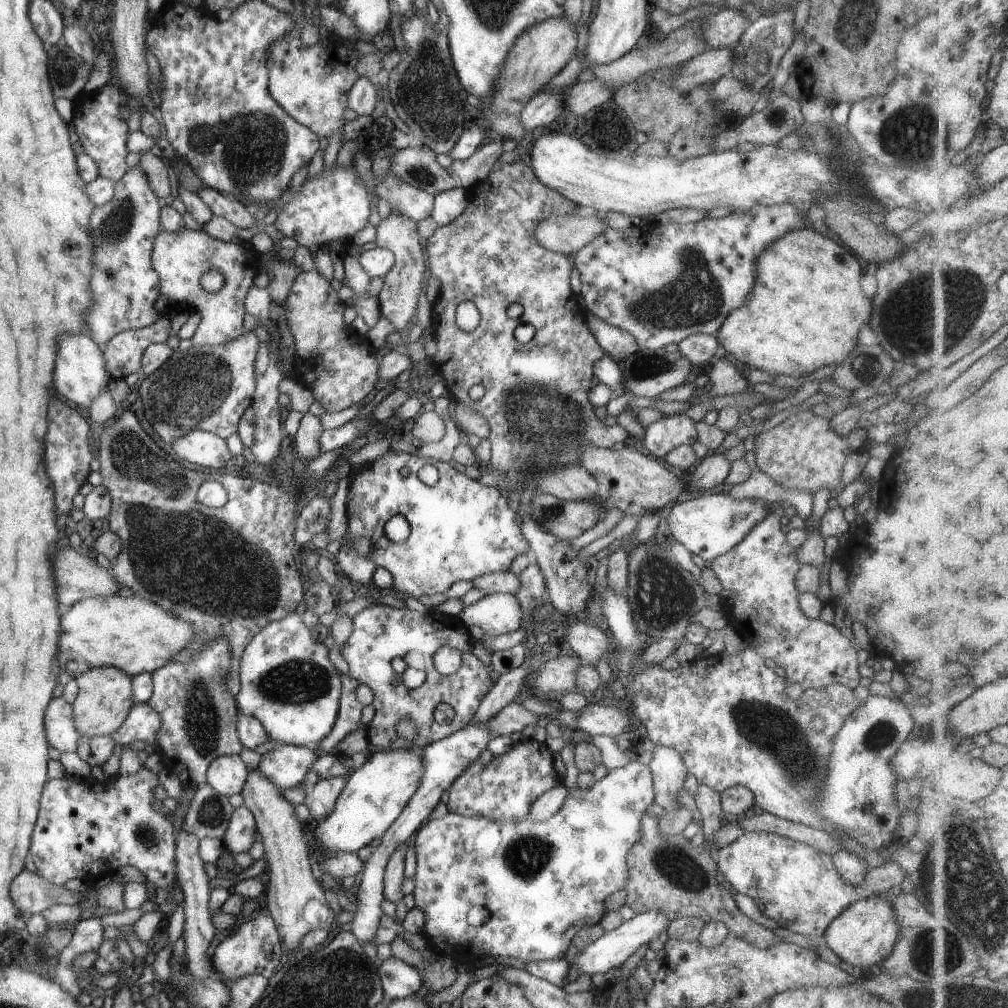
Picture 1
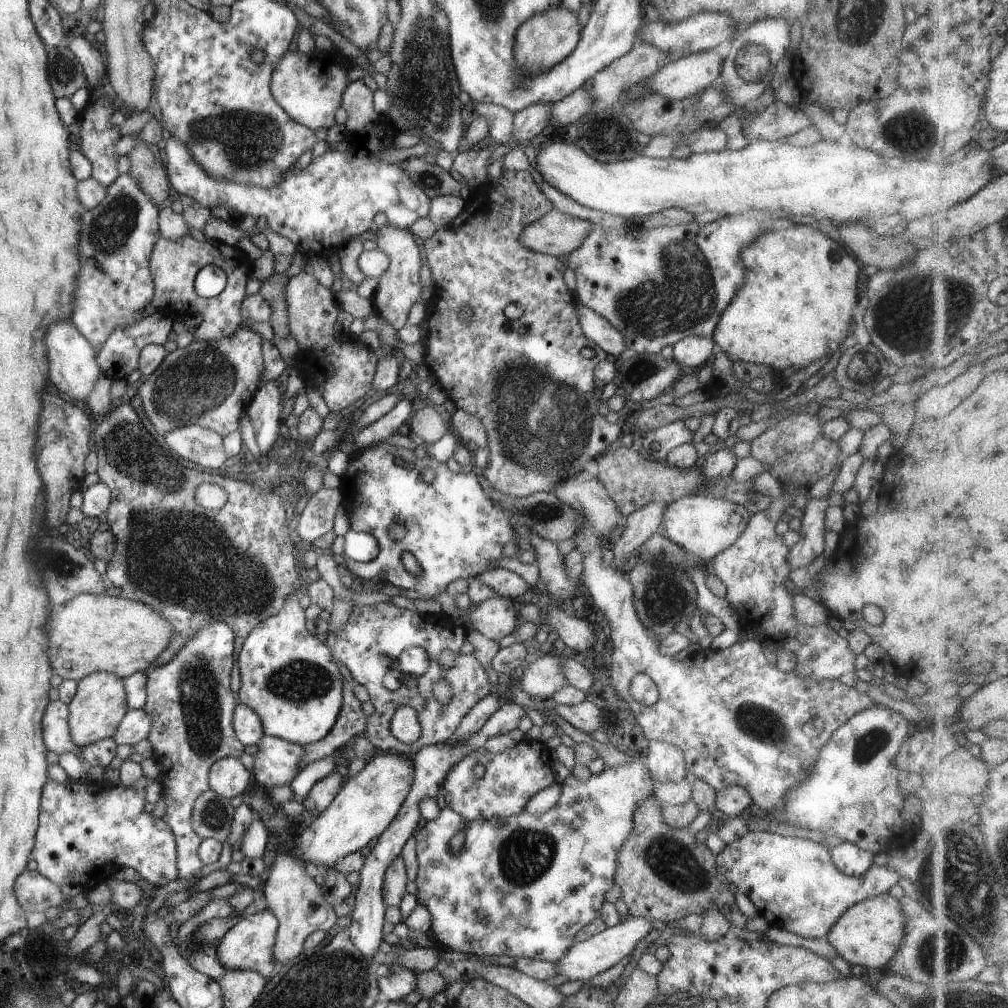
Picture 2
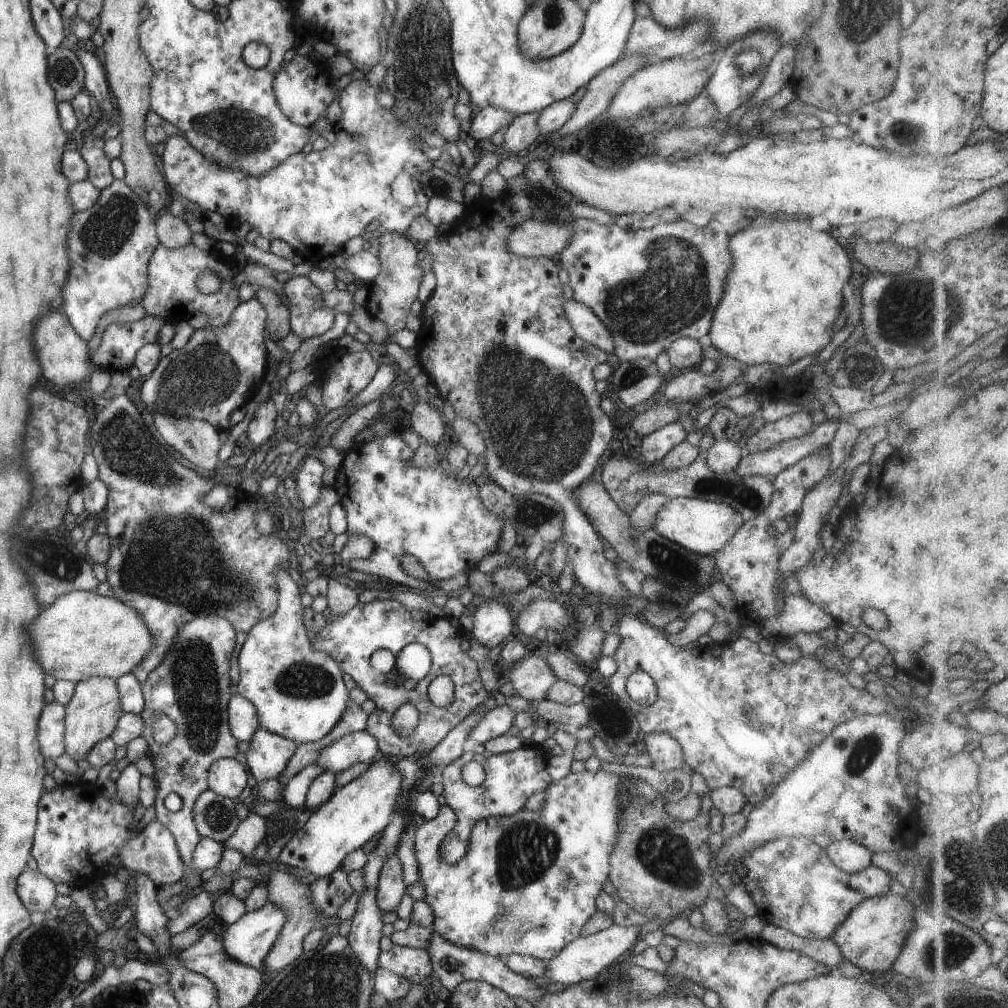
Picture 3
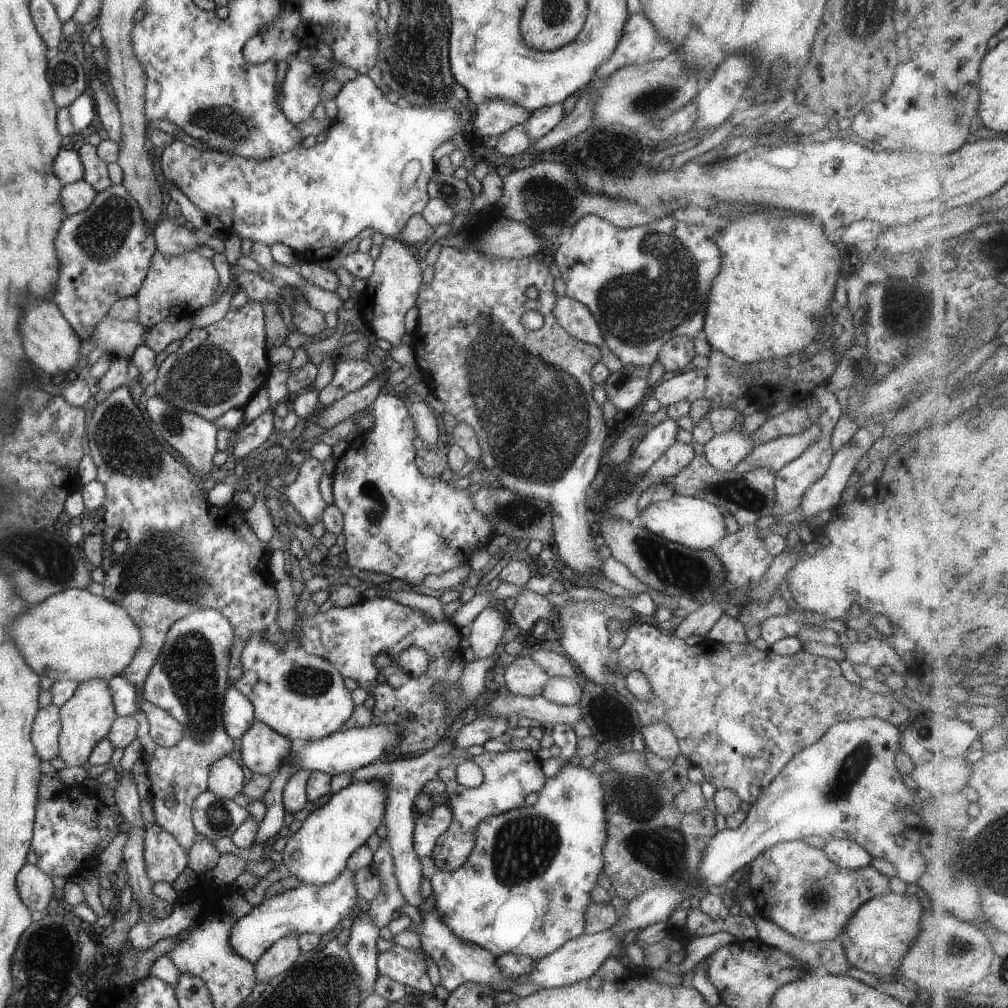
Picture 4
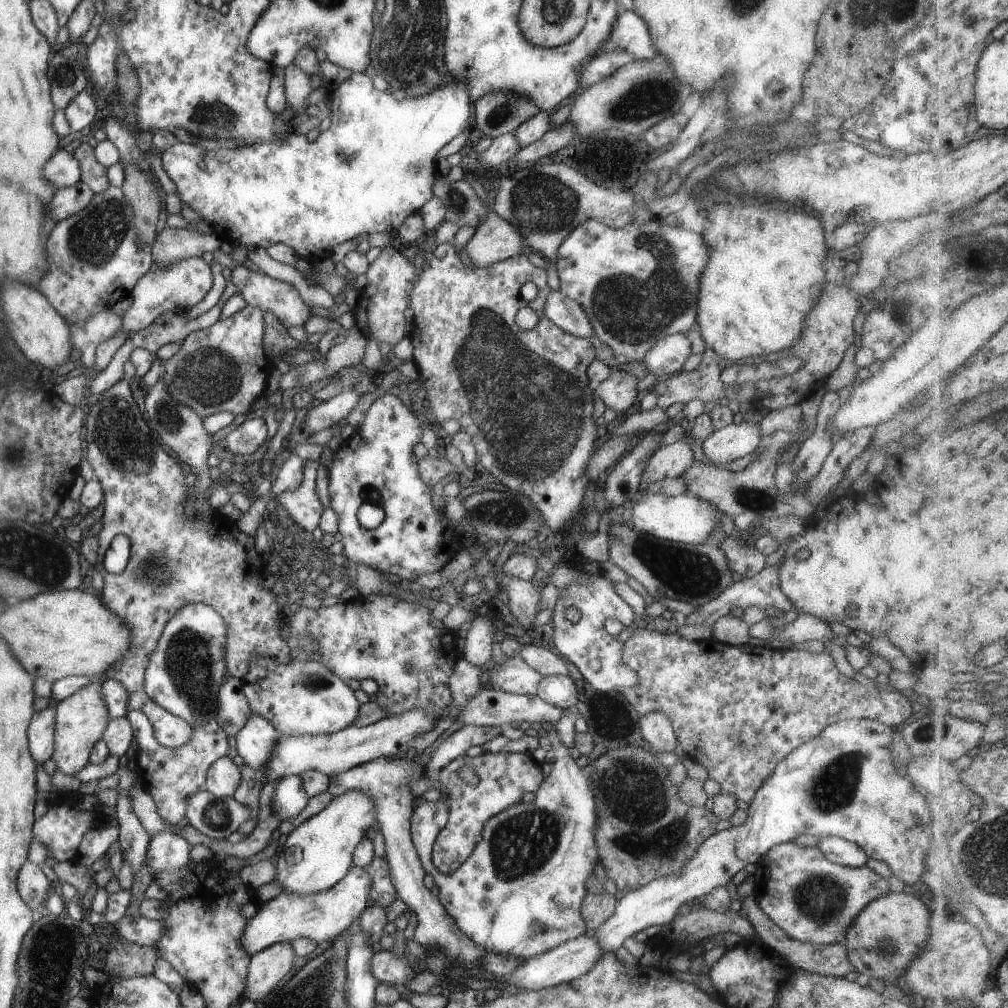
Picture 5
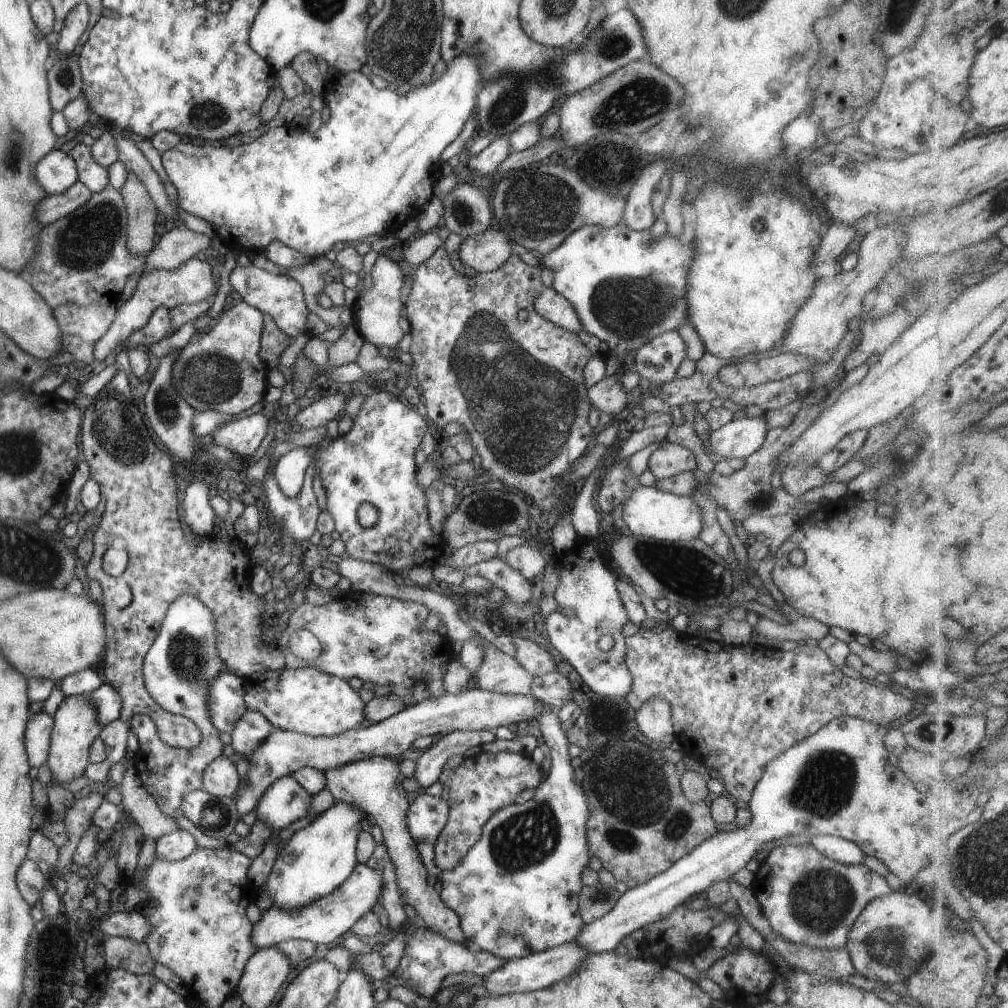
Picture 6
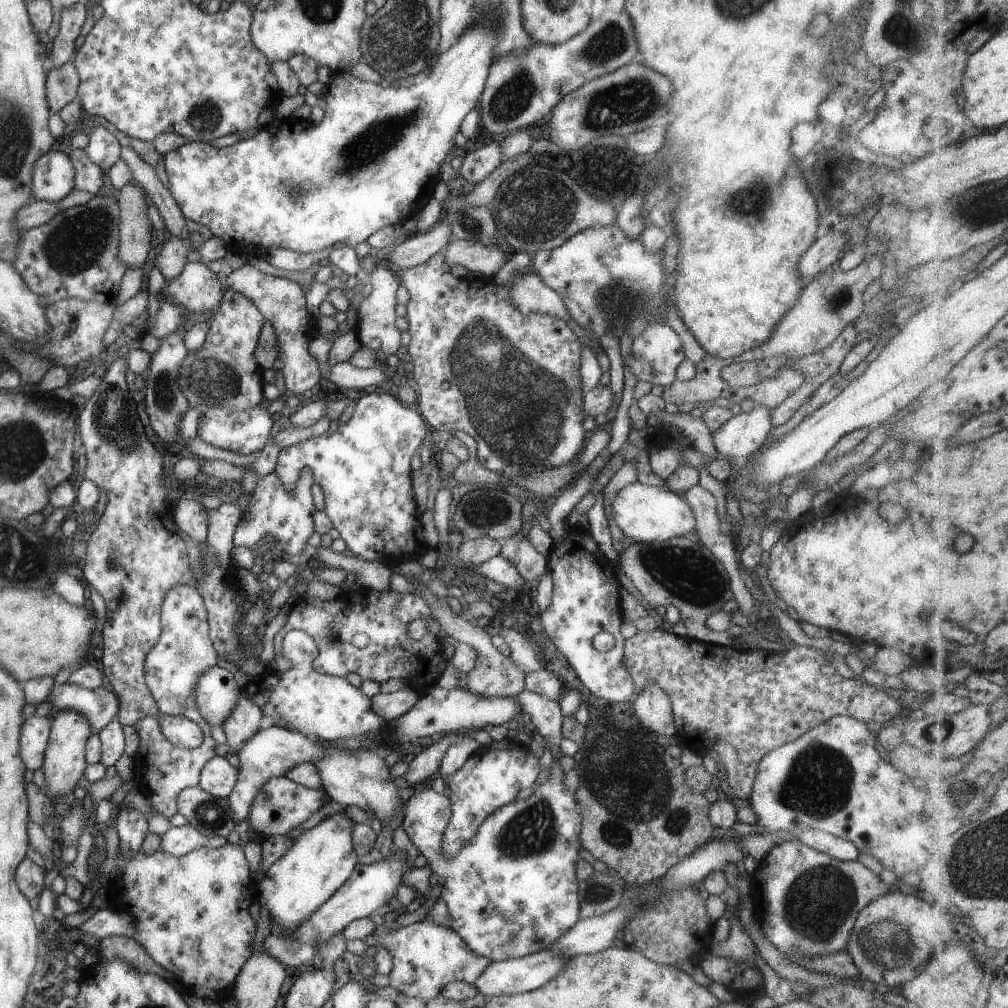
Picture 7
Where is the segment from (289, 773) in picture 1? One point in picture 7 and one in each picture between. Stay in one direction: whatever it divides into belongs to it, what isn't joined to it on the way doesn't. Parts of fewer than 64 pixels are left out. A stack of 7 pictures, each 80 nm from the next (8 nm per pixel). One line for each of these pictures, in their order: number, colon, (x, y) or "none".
2: (276, 762)
3: (267, 754)
4: (262, 750)
5: (254, 743)
6: (252, 727)
7: (244, 719)

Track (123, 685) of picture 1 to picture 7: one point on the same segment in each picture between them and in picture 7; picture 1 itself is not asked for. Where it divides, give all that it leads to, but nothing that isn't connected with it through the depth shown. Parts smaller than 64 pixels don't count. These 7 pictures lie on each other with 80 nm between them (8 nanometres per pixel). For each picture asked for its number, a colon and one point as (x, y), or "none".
2: (98, 704)
3: (92, 712)
4: (85, 718)
5: (80, 719)
6: (74, 724)
7: (63, 764)

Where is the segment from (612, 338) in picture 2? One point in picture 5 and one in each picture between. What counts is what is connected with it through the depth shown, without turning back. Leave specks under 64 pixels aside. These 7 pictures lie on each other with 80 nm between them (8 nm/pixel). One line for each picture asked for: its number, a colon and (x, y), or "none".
3: (587, 326)
4: (575, 318)
5: (568, 315)

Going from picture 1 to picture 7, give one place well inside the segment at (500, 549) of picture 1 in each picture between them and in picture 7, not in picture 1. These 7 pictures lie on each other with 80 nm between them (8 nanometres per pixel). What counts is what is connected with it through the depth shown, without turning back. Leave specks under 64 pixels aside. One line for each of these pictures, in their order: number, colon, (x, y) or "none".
2: (454, 531)
3: (440, 520)
4: (396, 521)
5: (376, 463)
6: (373, 462)
7: (363, 468)

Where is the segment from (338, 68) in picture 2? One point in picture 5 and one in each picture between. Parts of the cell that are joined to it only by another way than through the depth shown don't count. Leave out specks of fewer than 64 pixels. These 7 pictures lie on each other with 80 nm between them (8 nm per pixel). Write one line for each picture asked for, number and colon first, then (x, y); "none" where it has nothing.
3: (302, 93)
4: (300, 89)
5: (296, 83)

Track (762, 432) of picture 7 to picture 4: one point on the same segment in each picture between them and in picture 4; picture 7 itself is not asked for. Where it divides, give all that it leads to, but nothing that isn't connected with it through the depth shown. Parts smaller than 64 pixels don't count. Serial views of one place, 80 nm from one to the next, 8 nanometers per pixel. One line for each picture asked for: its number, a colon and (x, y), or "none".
4: (723, 451)
5: (733, 441)
6: (737, 439)

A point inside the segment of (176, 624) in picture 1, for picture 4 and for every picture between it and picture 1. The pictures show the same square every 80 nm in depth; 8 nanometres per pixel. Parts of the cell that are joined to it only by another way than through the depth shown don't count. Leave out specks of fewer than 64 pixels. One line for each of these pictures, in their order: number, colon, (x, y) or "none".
2: (90, 633)
3: (81, 634)
4: (74, 635)

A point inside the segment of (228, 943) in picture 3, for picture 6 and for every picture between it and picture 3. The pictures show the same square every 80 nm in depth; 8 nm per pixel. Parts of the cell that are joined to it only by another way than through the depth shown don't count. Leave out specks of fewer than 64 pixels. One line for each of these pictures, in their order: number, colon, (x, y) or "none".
4: (317, 909)
5: (325, 915)
6: (325, 921)

